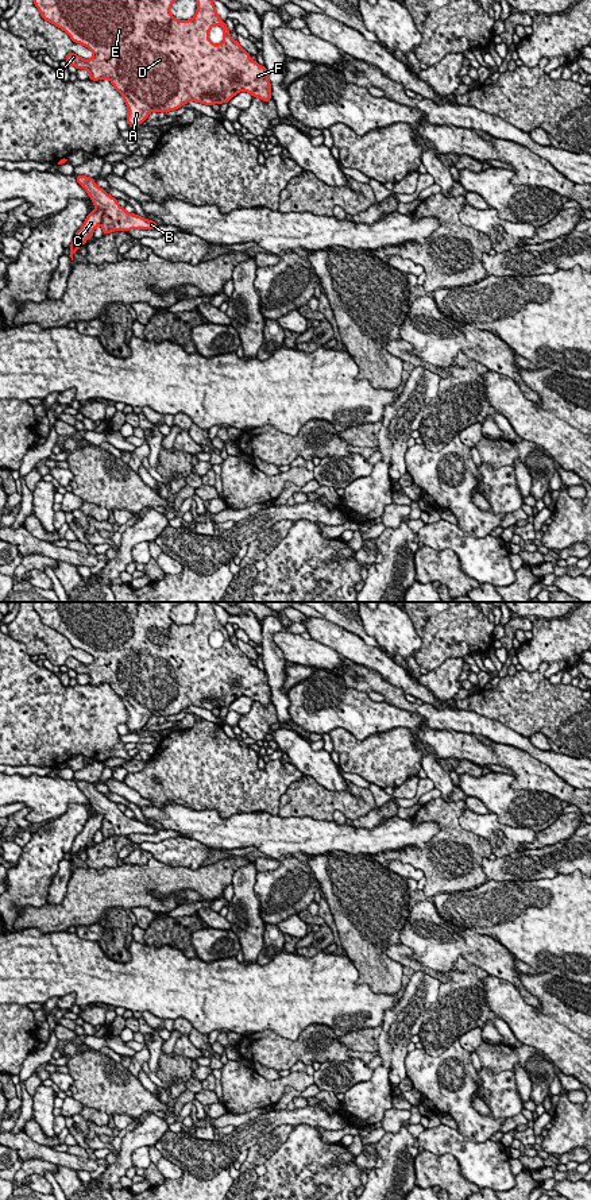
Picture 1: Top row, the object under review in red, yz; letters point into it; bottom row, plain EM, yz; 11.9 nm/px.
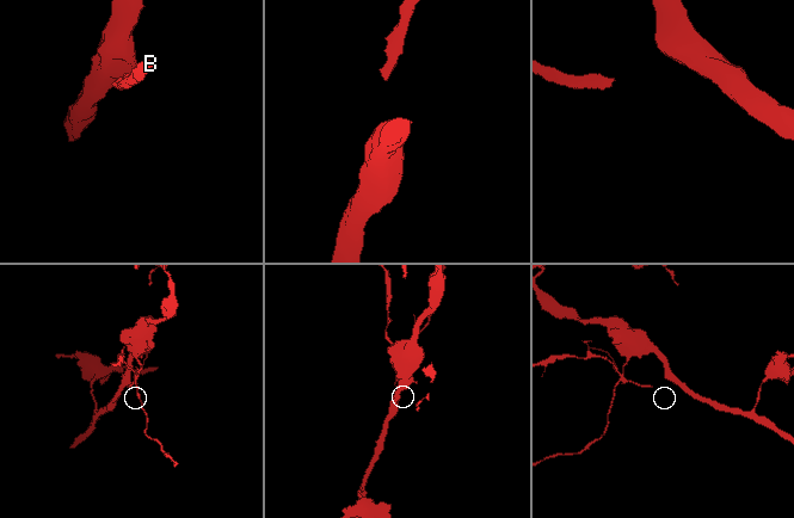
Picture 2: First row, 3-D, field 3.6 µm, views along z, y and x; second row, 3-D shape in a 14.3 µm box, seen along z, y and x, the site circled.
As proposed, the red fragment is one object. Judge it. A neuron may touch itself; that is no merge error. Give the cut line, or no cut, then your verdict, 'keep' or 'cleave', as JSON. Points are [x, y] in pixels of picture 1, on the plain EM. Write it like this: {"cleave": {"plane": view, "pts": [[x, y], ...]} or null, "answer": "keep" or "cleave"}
{"cleave": {"plane": "yz", "pts": [[96, 811], [103, 815], [100, 829]]}, "answer": "cleave"}

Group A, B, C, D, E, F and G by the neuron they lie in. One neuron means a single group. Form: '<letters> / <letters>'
A C D E F G / B

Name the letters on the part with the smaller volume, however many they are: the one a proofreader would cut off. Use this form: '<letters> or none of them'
B

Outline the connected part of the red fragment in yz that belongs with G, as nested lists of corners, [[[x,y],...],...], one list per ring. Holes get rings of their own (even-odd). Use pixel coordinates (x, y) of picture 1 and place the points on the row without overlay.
[[[34,602],[34,609],[40,621],[63,634],[73,647],[81,648],[93,656],[90,664],[84,664],[74,657],[67,657],[65,665],[76,674],[86,674],[89,684],[108,683],[123,701],[128,711],[127,728],[131,733],[142,729],[151,715],[169,717],[181,713],[189,706],[206,710],[228,707],[242,695],[259,702],[263,706],[271,703],[269,676],[231,643],[227,629],[219,622],[212,602],[194,602],[197,617],[189,625],[177,625],[170,618],[170,611],[181,602]],[[219,629],[223,632],[224,645],[213,649],[209,645],[209,634]]]

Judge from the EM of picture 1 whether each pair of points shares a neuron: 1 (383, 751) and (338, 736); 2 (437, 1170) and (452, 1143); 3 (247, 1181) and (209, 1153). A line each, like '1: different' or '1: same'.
1: same
2: different
3: different

